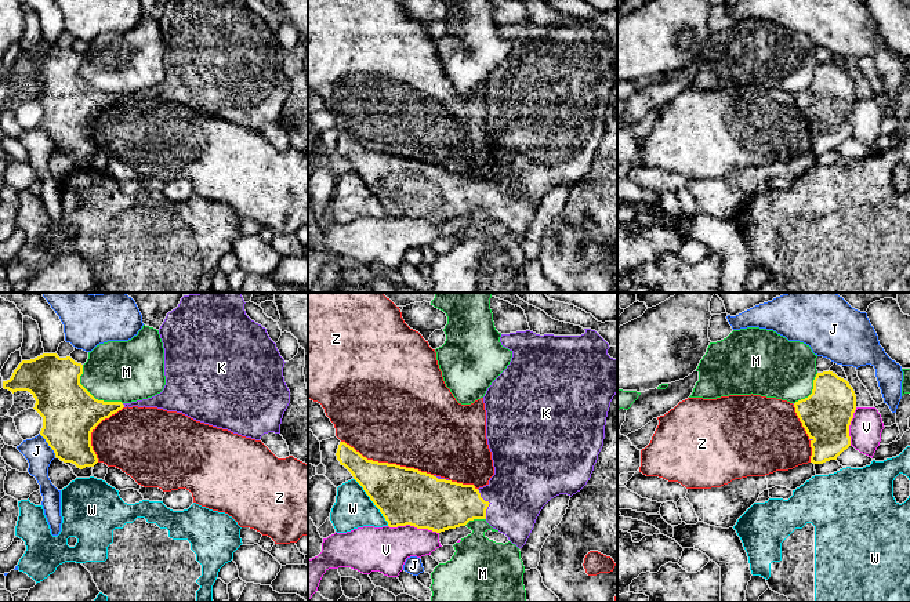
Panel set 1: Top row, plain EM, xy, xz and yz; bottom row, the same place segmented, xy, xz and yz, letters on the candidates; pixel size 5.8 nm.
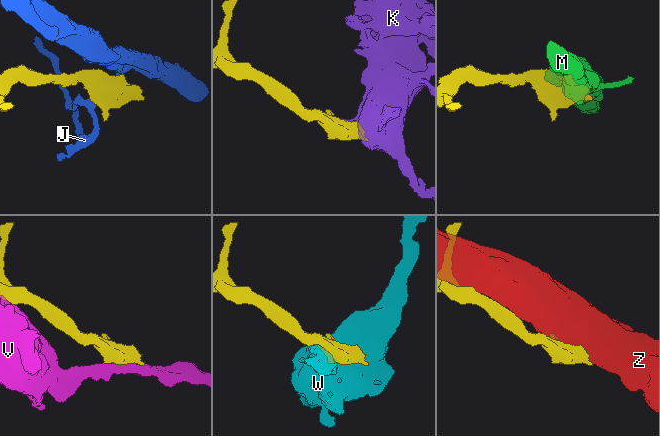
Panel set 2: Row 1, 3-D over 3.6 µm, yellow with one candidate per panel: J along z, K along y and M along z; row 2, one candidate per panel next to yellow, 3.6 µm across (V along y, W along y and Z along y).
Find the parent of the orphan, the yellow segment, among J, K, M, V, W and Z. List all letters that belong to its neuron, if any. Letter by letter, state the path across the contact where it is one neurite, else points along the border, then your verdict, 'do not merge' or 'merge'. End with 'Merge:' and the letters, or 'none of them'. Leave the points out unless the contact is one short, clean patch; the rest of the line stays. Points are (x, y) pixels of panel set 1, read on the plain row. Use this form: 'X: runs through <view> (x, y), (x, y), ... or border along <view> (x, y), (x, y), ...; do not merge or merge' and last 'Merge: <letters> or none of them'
J: border along xy (39, 124), (55, 147); do not merge
K: merge
M: do not merge
V: do not merge
W: do not merge
Z: do not merge
Merge: K

